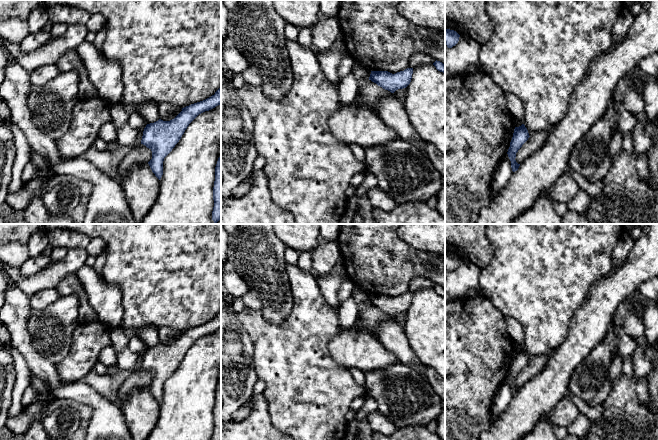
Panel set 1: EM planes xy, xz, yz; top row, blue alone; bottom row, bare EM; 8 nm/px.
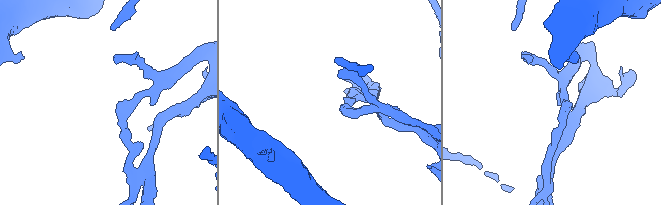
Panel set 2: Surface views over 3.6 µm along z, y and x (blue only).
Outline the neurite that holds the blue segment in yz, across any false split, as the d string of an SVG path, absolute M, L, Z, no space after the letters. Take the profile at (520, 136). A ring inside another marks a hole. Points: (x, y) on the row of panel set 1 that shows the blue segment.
M524 124L519 127L515 127L512 140L510 142L510 147L508 149L508 157L511 161L512 171L515 172L518 170L520 164L515 160L516 153L522 147L522 145L528 140L529 133Z

